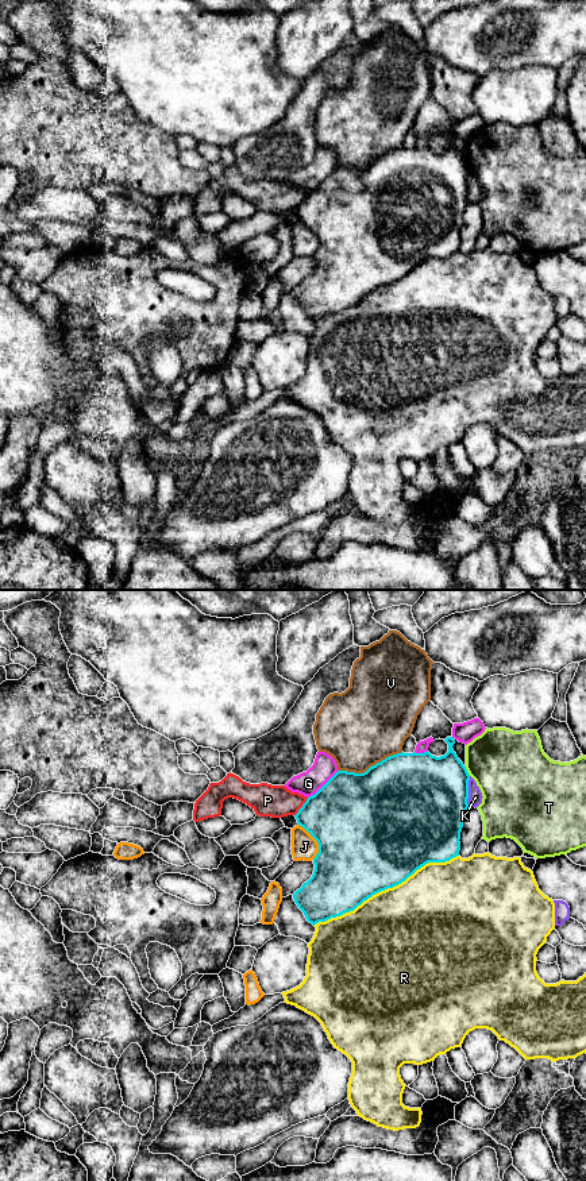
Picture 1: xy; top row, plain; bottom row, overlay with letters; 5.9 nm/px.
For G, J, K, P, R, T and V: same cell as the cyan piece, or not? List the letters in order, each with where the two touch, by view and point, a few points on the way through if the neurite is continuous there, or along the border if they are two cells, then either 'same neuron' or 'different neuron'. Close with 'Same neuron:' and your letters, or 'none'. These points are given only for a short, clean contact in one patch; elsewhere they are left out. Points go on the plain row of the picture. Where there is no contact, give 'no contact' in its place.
G: contact xy (324, 180); different neuron
J: contact xy (316, 235); different neuron
K: contact xy (467, 186); different neuron
P: contact xy (301, 203); different neuron
R: contact xy (385, 284); different neuron
T: contact xy (466, 166); different neuron
V: contact xy (370, 162); different neuron
Same neuron: none

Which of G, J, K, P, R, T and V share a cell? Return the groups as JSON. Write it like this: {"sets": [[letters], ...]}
{"sets": [["G"], ["J", "V"], ["K"], ["P"], ["R"], ["T"]]}

